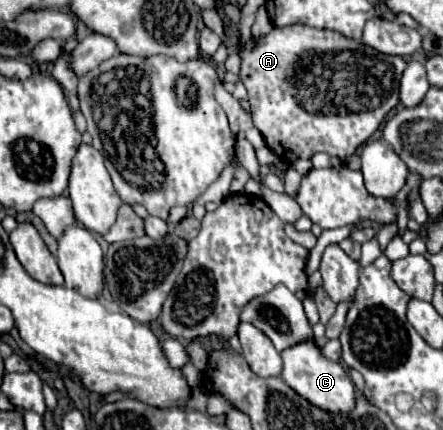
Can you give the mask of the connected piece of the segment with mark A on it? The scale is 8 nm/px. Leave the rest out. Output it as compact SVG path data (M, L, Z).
M301 24L273 28L265 38L249 40L245 44L245 50L241 52L241 60L243 60L241 80L249 92L253 124L263 134L273 154L277 154L287 164L295 162L297 158L311 158L317 152L327 152L337 158L351 156L363 142L369 140L371 134L375 134L375 130L381 126L385 116L399 104L399 80L403 70L407 68L407 62L401 56L379 54L377 50L363 46L357 40L349 40L341 36L339 32L317 30Z

